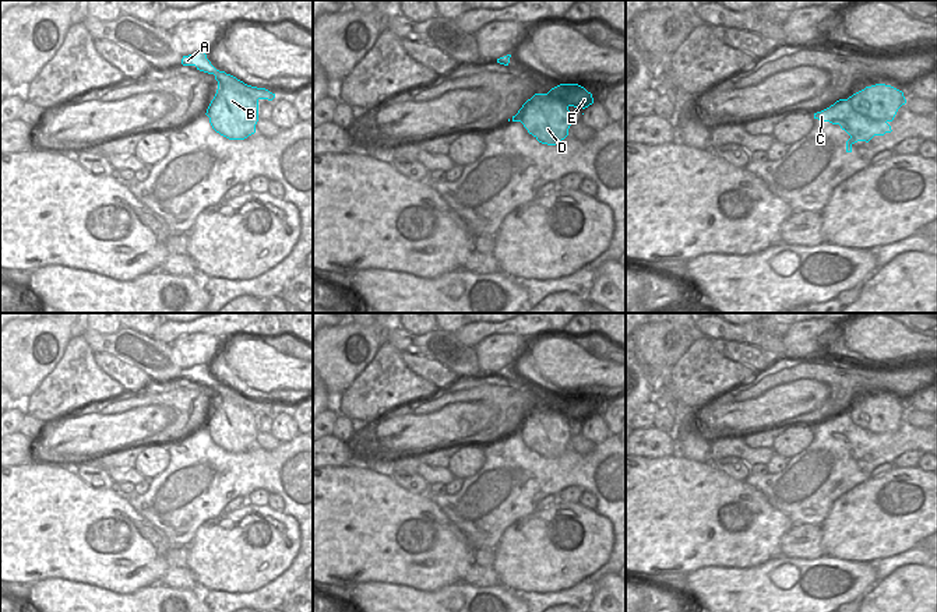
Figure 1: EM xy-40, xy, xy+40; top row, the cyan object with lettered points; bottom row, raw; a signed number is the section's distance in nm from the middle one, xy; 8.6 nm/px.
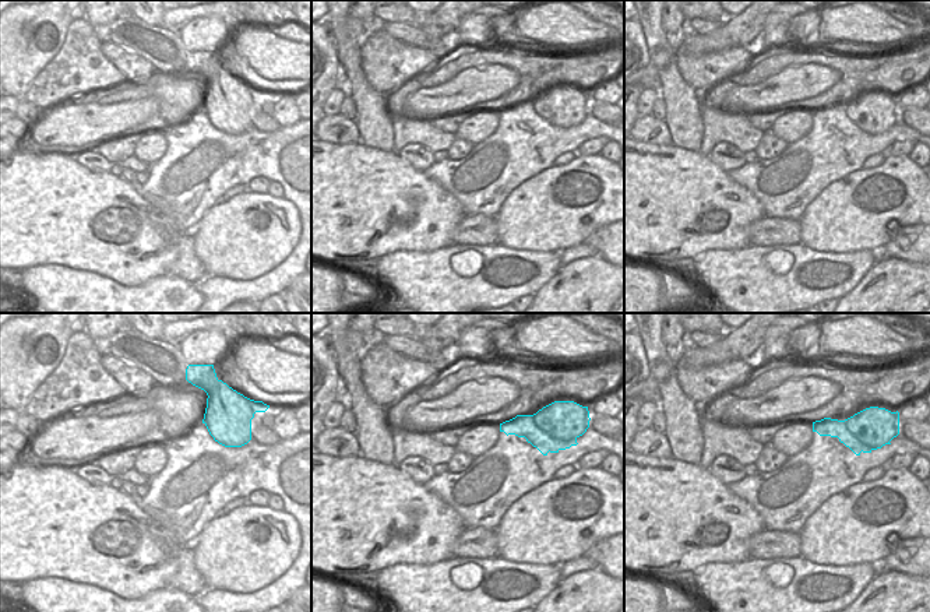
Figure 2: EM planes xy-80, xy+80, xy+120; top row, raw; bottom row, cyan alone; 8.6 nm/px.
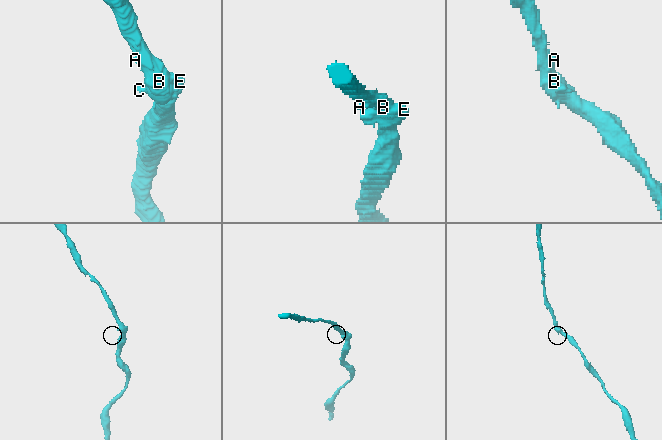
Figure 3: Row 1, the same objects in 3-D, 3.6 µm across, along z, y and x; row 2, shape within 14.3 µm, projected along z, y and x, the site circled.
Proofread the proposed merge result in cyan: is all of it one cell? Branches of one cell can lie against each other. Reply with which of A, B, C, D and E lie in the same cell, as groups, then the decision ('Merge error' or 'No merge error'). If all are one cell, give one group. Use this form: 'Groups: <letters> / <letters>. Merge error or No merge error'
Groups: A B C D E. No merge error.

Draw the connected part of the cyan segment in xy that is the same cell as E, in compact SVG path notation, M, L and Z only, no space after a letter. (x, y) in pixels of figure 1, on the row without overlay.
M560 397L547 407L535 407L528 412L512 435L521 435L539 456L556 458L568 449L571 439L570 419L588 421L592 407L578 397Z

